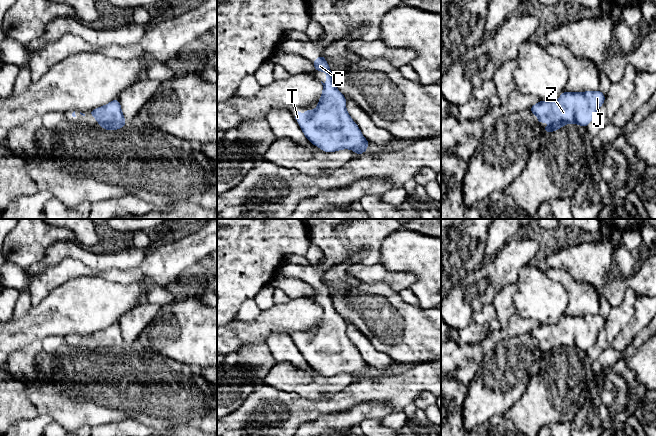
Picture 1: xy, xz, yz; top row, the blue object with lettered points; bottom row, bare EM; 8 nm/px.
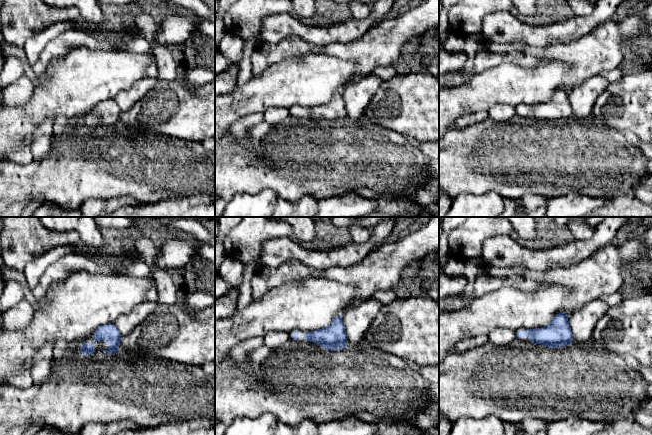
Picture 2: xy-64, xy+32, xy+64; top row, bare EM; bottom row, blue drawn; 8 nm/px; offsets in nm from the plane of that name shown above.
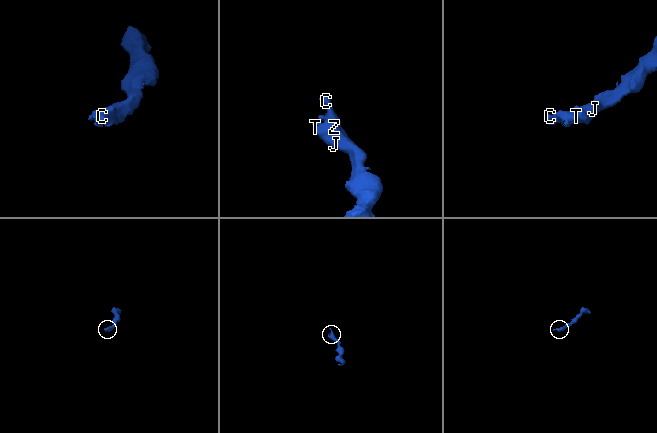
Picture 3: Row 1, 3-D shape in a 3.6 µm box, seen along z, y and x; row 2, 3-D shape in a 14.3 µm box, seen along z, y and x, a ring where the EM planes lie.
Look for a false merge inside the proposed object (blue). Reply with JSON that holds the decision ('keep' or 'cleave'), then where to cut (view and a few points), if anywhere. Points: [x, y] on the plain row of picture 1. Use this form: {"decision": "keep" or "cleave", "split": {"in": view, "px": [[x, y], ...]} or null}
{"decision": "keep", "split": null}

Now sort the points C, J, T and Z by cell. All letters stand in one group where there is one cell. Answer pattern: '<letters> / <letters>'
C J T Z

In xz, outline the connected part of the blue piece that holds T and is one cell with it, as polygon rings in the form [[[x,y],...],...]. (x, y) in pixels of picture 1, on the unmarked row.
[[[324,279],[314,284],[316,295],[328,298],[325,302],[328,307],[322,307],[323,317],[318,330],[314,334],[305,333],[304,344],[300,334],[294,336],[294,342],[299,347],[306,362],[321,374],[331,377],[342,373],[351,373],[357,379],[364,377],[369,366],[362,359],[358,349],[346,335],[346,322],[336,312],[333,297]]]

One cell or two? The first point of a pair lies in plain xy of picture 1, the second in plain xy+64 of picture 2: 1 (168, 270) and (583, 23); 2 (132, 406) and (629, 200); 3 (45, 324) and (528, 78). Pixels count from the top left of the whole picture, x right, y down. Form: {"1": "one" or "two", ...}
{"1": "two", "2": "two", "3": "one"}

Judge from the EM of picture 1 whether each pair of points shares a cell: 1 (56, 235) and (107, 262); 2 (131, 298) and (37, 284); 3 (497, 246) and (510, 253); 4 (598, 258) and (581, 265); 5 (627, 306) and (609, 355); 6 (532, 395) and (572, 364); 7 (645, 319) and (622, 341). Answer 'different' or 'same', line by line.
1: different
2: different
3: different
4: same
5: different
6: same
7: same

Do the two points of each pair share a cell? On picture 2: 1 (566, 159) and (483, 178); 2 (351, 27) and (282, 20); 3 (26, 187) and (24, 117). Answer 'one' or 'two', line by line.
1: one
2: one
3: two

